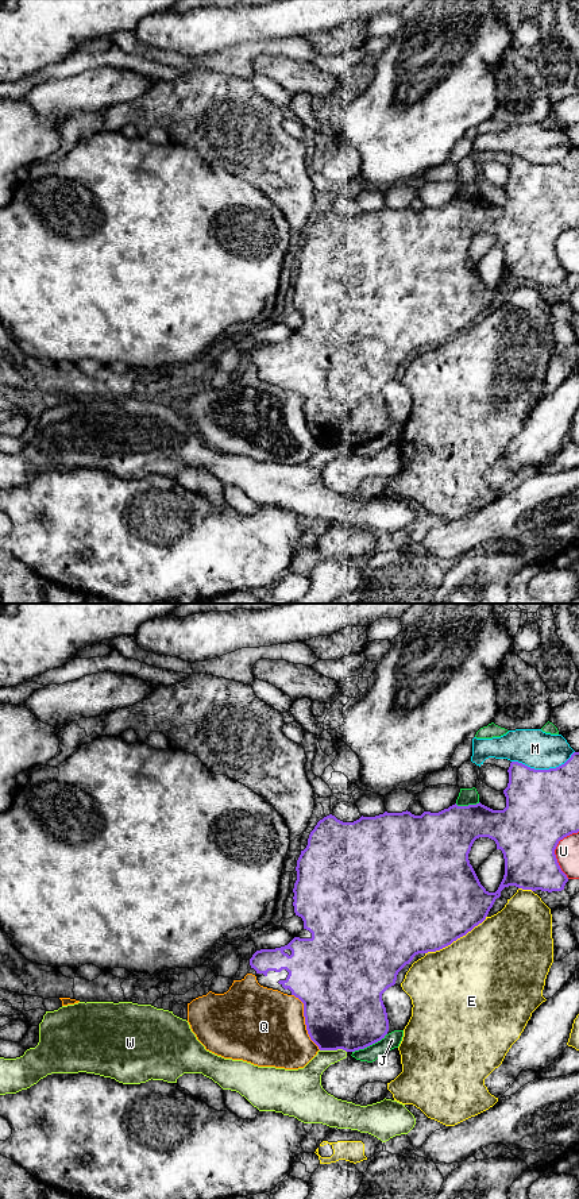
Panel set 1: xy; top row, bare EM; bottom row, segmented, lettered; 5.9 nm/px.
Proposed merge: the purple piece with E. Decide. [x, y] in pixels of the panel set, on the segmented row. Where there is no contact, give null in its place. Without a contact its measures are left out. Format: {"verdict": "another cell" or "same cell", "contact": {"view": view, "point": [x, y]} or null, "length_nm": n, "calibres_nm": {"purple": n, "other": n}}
{"verdict": "same cell", "contact": {"view": "xy", "point": [456, 939]}, "length_nm": 440, "calibres_nm": {"purple": 500, "other": 500}}

